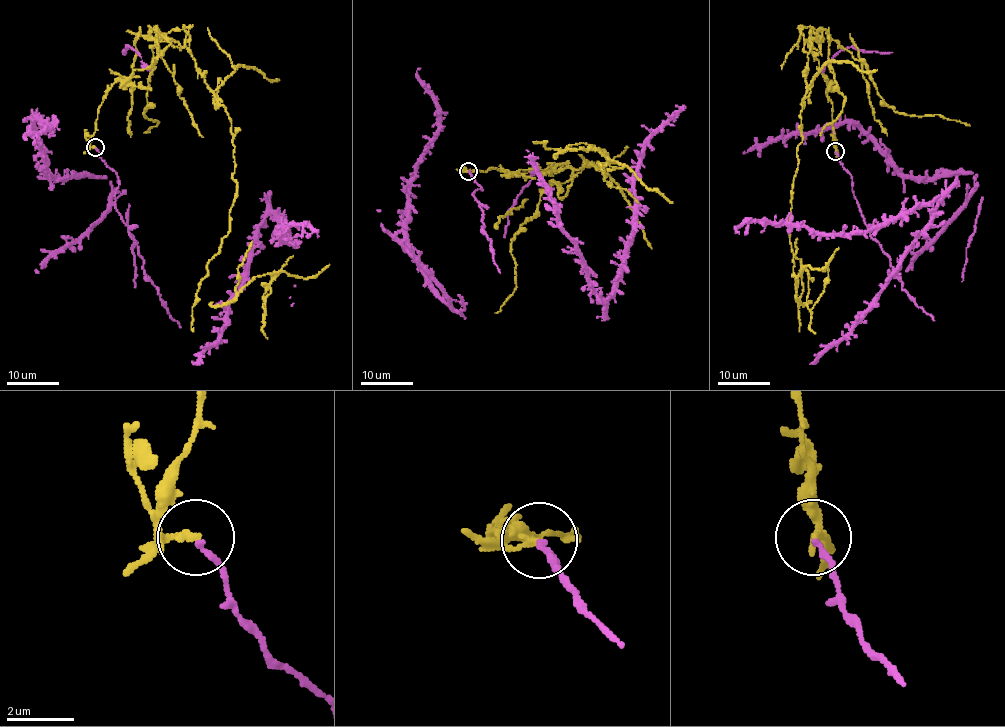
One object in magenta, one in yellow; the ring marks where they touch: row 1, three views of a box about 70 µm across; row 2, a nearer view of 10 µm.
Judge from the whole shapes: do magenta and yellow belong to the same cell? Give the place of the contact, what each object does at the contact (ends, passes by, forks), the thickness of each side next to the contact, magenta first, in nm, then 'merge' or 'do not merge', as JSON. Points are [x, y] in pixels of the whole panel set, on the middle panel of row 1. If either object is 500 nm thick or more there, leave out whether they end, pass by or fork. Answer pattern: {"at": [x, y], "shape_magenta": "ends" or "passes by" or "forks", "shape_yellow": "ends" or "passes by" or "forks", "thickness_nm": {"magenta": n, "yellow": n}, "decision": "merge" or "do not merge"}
{"at": [468, 171], "shape_magenta": "ends", "shape_yellow": "ends", "thickness_nm": {"magenta": 170, "yellow": 200}, "decision": "do not merge"}

